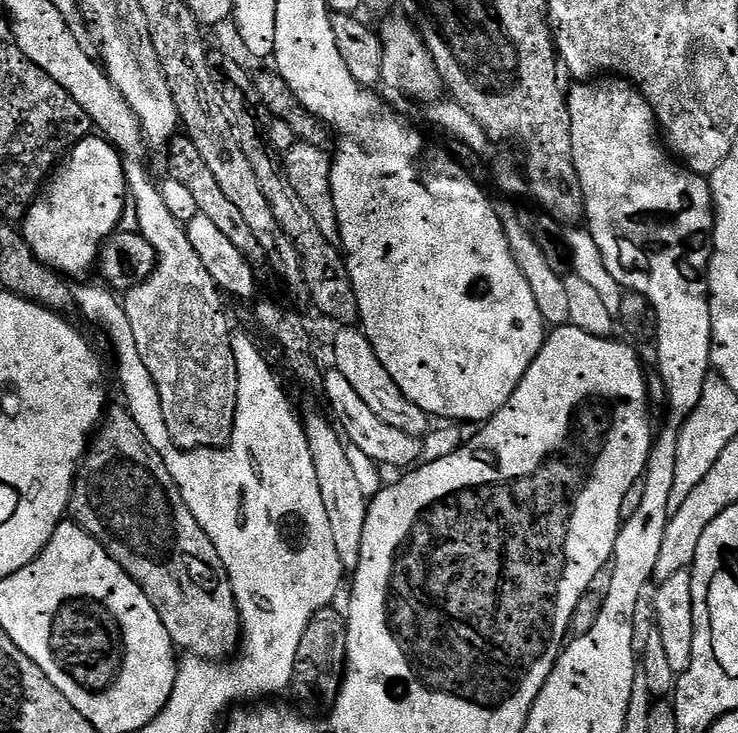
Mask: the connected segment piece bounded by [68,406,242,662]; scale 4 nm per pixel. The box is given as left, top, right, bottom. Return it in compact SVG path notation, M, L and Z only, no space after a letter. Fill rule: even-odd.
M119 407L107 409L76 469L68 503L71 519L91 534L130 578L134 578L142 594L150 598L150 606L158 610L158 618L162 618L162 626L166 626L177 649L185 648L188 651L185 653L201 660L225 661L237 651L242 633L234 590L222 566L222 558L218 558L218 550L214 550L214 542L210 542L206 530L198 526L198 518L190 514L174 478L170 478L170 470L166 470L162 454L146 442L146 434L142 434L127 407Z

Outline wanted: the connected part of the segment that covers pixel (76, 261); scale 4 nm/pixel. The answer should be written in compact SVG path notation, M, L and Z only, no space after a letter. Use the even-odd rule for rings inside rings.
M89 134L73 146L72 151L53 171L22 221L24 240L45 266L68 278L87 277L84 275L91 268L93 271L97 267L101 244L121 227L120 219L124 216L124 200L126 204L126 197L129 195L128 183L124 177L124 161L125 157L116 151L109 140L99 134Z

